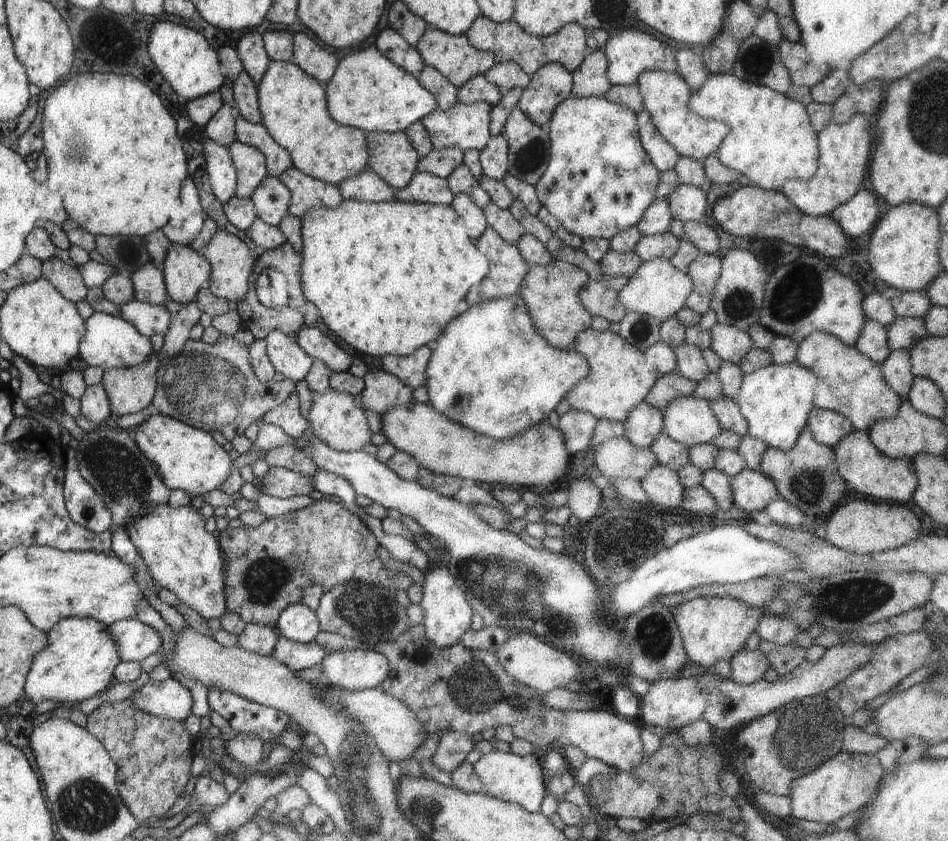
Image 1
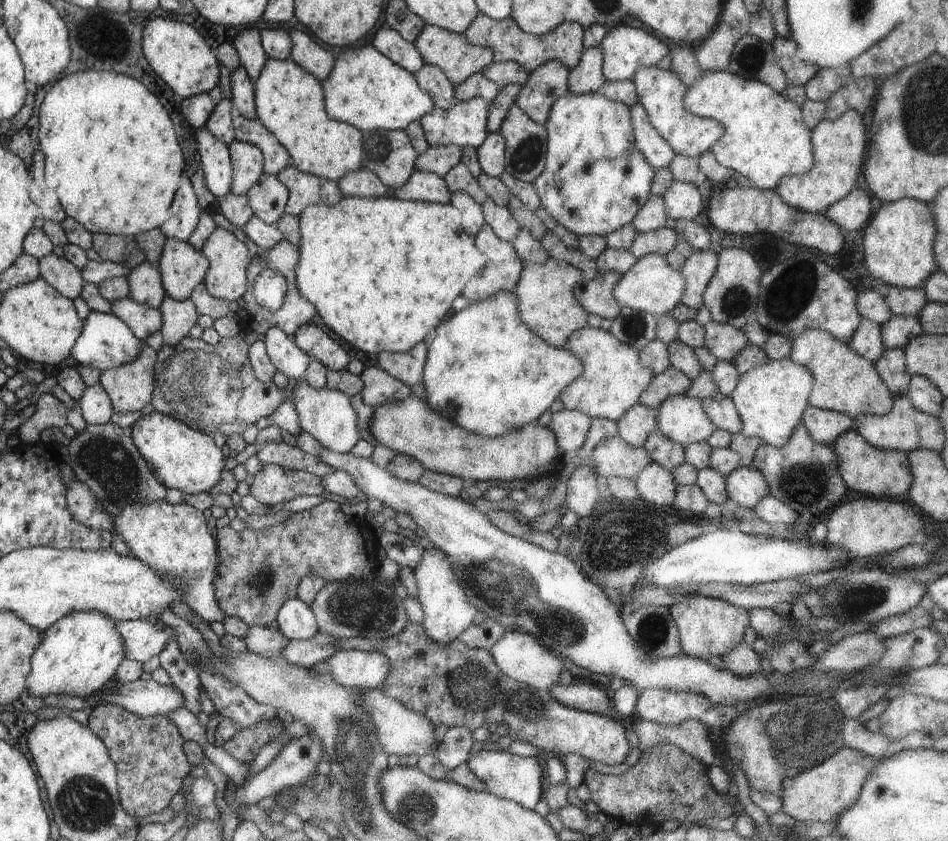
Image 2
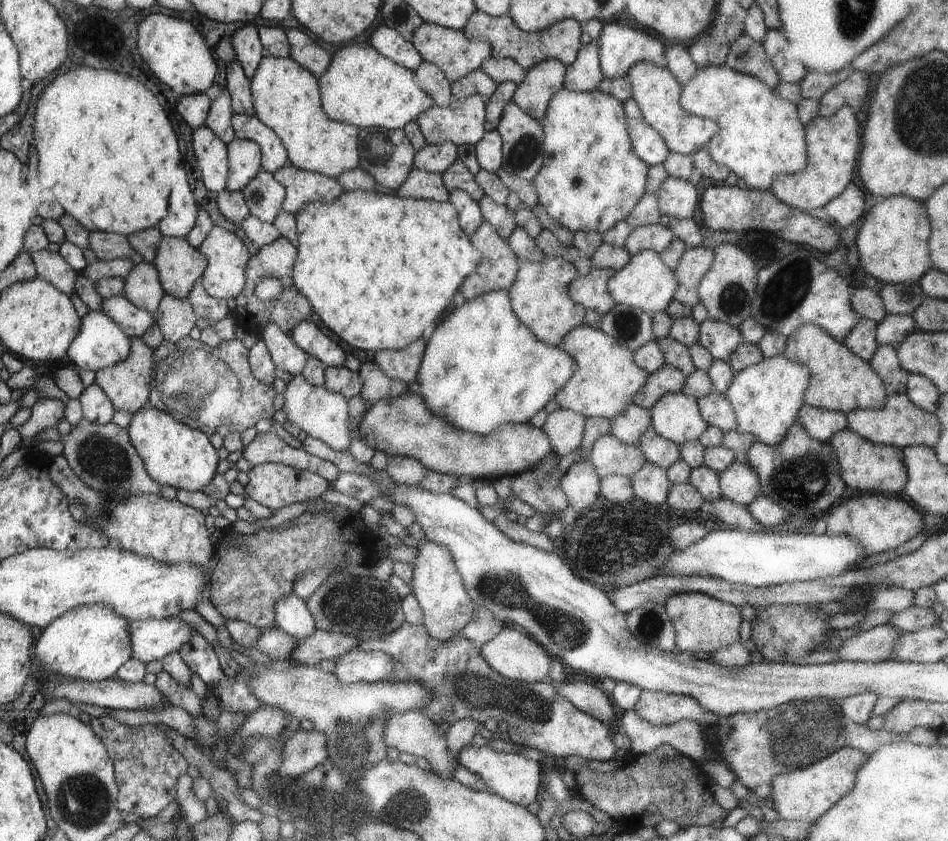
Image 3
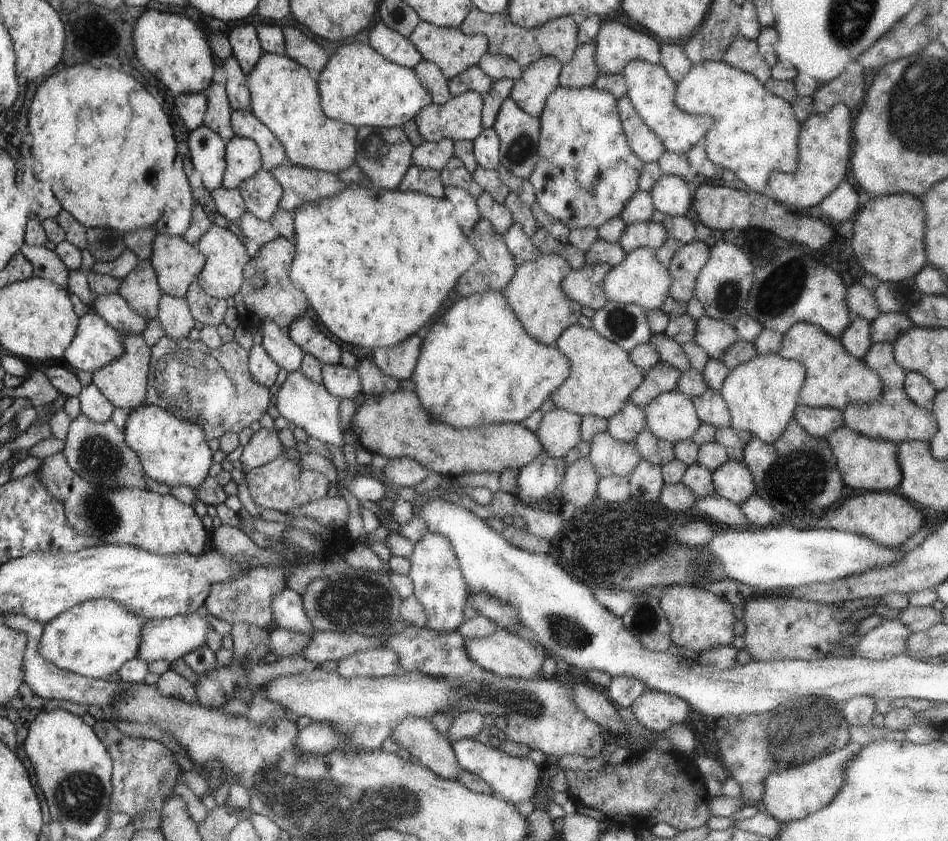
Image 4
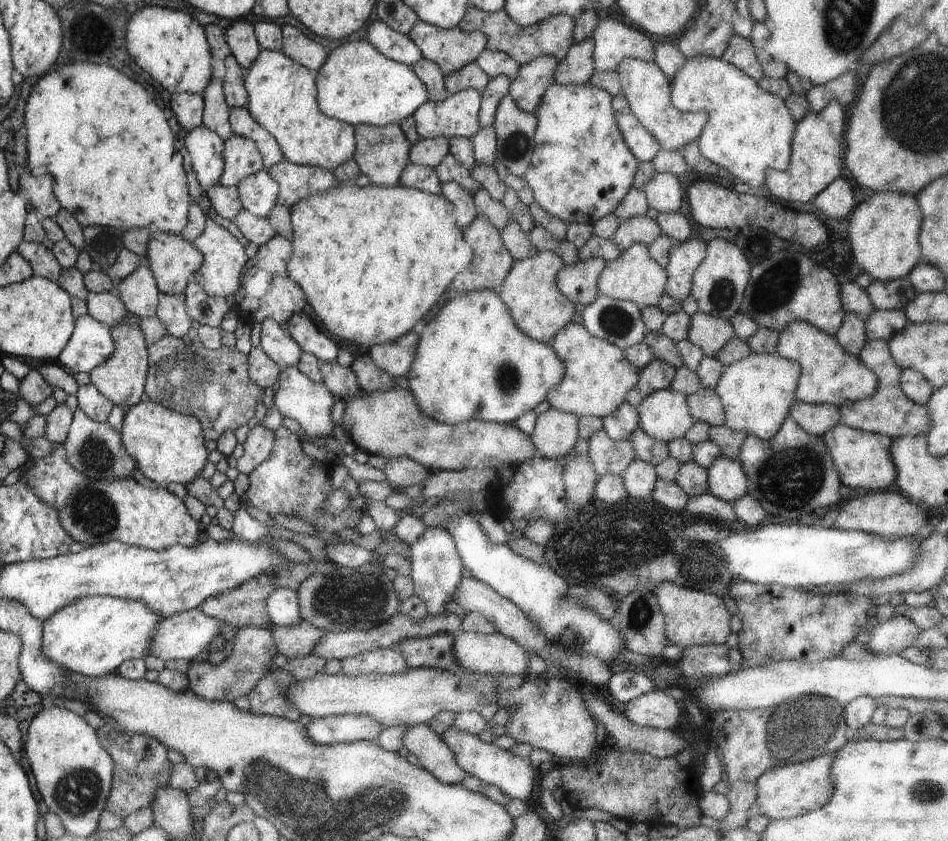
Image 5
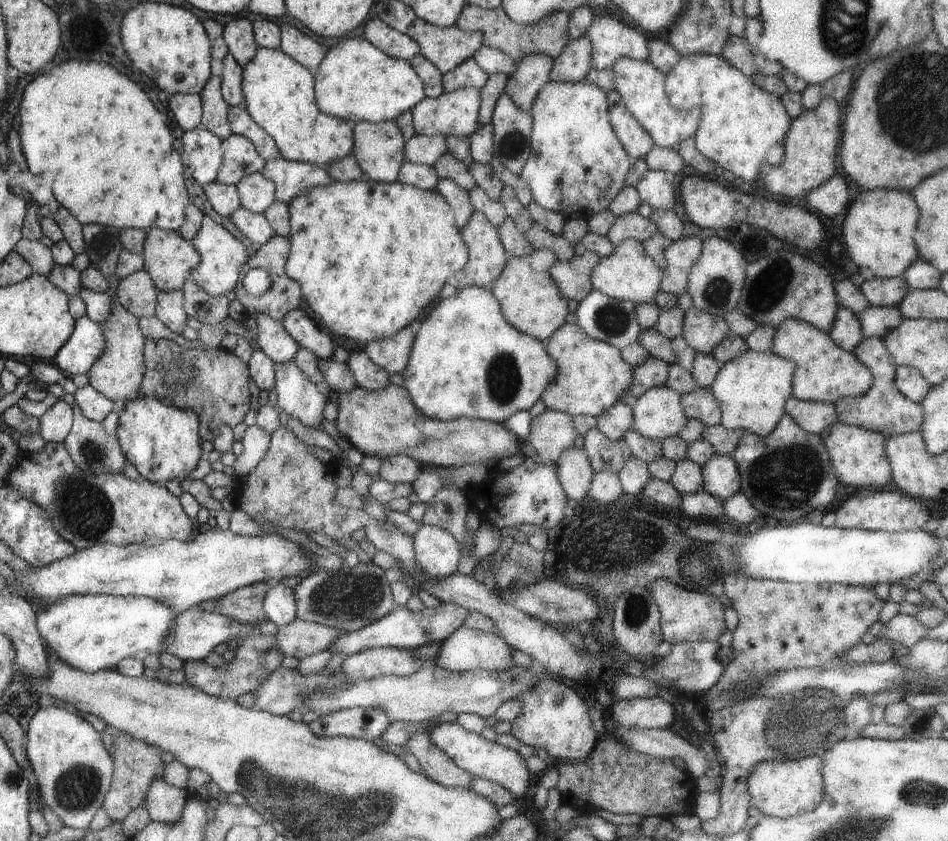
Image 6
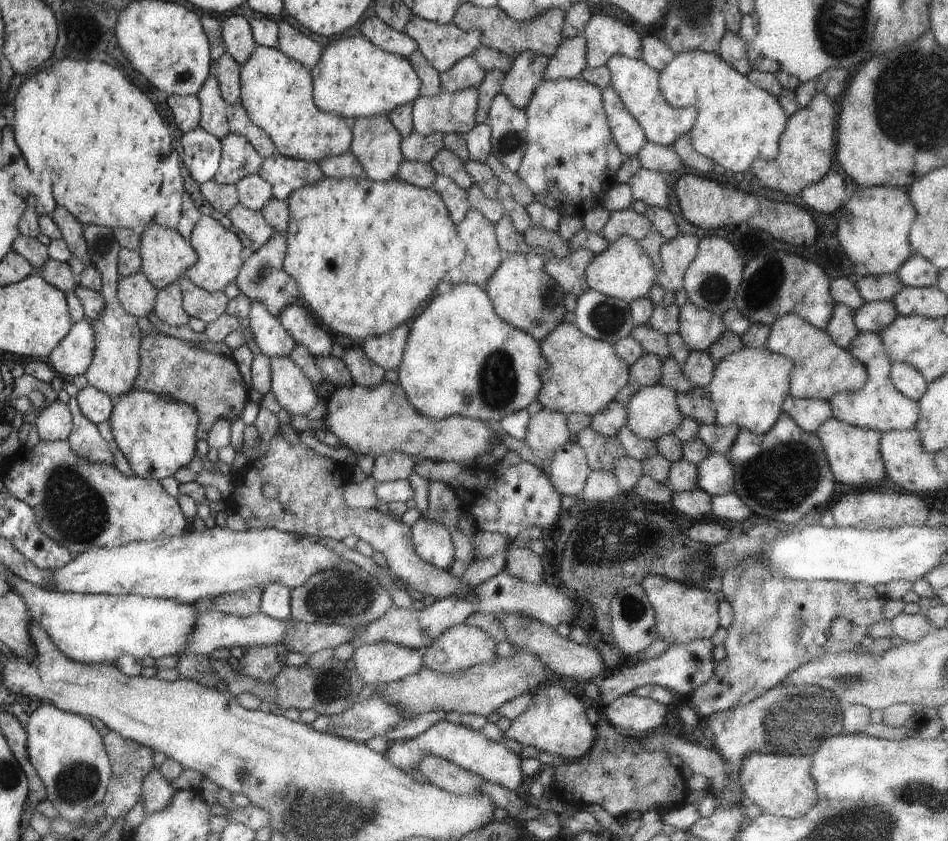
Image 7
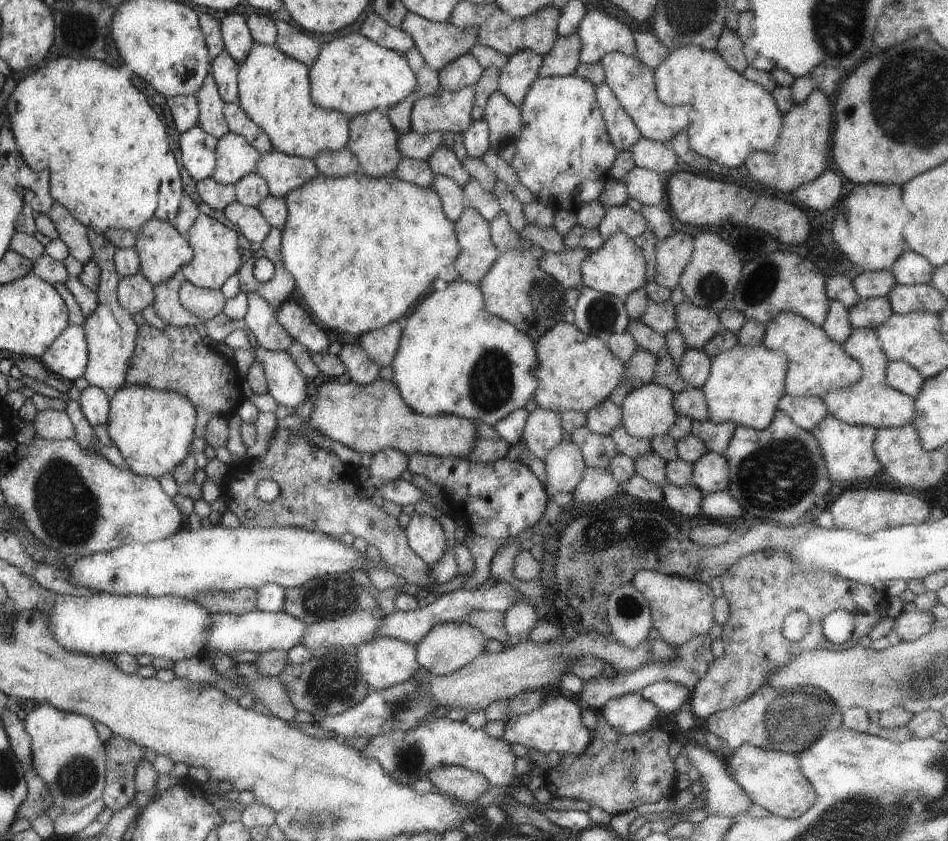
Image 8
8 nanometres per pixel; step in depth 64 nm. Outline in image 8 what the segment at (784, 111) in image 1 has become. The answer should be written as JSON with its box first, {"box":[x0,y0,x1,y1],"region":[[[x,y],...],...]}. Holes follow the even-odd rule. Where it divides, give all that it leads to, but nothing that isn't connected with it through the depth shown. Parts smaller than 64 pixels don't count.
{"box":[654,45,784,170],"region":[[[694,45],[680,47],[679,49],[670,51],[666,60],[660,64],[660,66],[657,66],[654,72],[656,72],[657,96],[663,102],[667,105],[682,105],[693,108],[692,119],[685,131],[688,135],[690,148],[695,150],[698,154],[701,154],[710,160],[714,160],[714,162],[718,162],[718,164],[722,164],[722,166],[729,166],[730,168],[738,166],[739,169],[743,170],[743,164],[746,162],[746,158],[749,158],[754,151],[772,152],[776,148],[781,134],[784,115],[780,112],[774,97],[766,88],[764,88],[764,86],[759,85],[756,81],[751,81],[744,75],[744,73],[739,73],[737,69],[734,69],[716,49],[703,49],[702,47]]]}

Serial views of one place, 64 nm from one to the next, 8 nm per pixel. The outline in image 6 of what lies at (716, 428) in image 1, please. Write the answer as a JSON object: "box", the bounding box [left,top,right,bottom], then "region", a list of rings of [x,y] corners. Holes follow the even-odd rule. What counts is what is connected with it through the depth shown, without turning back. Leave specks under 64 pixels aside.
{"box":[631,385,689,441],"region":[[[666,385],[652,387],[632,406],[634,421],[631,428],[644,438],[659,441],[680,434],[689,420],[682,408],[681,396]]]}

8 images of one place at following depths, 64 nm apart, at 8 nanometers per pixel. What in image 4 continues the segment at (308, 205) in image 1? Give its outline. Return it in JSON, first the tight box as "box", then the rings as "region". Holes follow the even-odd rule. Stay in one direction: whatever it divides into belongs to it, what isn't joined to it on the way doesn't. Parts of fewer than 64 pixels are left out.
{"box":[271,165,347,212],"region":[[[282,165],[271,173],[285,189],[280,207],[286,211],[294,212],[306,202],[336,196],[347,188],[337,174],[297,165]]]}

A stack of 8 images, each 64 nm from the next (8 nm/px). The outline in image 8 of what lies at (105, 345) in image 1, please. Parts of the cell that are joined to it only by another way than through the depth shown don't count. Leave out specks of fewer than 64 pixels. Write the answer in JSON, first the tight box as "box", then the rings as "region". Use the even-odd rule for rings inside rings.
{"box":[40,325,89,384],"region":[[[80,325],[69,326],[64,332],[50,344],[44,355],[40,355],[41,363],[56,378],[72,384],[78,379],[82,379],[85,374],[85,368],[89,362],[89,343],[85,337],[85,329]]]}

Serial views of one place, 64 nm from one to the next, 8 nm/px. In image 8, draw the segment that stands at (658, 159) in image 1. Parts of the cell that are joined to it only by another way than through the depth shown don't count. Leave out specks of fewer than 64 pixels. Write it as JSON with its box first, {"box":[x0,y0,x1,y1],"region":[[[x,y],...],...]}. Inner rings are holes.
{"box":[597,83,642,151],"region":[[[606,83],[598,86],[597,103],[602,104],[602,112],[606,112],[606,128],[610,128],[610,140],[618,144],[619,151],[630,150],[631,146],[642,134],[637,123],[623,108],[621,101]]]}

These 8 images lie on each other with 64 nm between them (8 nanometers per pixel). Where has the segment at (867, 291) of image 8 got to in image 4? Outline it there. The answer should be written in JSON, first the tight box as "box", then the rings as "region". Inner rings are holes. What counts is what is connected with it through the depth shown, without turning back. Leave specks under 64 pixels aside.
{"box":[873,280,922,313],"region":[[[903,280],[894,285],[889,282],[881,282],[873,293],[882,313],[906,313],[910,306],[918,304],[922,295],[914,284],[914,280]]]}

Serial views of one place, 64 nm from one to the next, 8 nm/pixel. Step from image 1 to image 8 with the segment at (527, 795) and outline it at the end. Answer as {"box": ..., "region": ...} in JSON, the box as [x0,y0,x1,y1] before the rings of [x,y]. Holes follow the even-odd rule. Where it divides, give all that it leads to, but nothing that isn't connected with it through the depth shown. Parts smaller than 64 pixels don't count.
{"box":[359,717,516,787],"region":[[[443,717],[422,723],[413,729],[396,729],[369,738],[367,746],[359,752],[378,763],[383,771],[399,785],[411,787],[416,780],[427,778],[430,769],[450,765],[482,773],[494,786],[511,786],[516,778],[516,756],[504,739],[488,736],[484,728],[476,729],[466,721]]]}

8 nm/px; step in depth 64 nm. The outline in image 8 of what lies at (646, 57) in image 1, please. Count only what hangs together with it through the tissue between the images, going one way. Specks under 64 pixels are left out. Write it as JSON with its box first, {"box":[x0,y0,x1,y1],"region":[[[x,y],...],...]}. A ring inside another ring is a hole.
{"box":[577,10,637,63],"region":[[[588,10],[578,25],[577,33],[581,37],[580,57],[582,63],[598,63],[605,54],[611,52],[621,52],[633,56],[637,48],[637,43],[632,38],[630,28],[626,24],[618,22],[616,18],[604,14],[602,10]]]}

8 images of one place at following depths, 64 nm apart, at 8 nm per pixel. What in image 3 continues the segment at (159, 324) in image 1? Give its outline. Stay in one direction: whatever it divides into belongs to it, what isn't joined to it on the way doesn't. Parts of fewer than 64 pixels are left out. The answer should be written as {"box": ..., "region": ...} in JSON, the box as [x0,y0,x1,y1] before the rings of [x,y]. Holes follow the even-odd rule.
{"box":[101,296,156,339],"region":[[[114,296],[104,300],[101,312],[114,318],[132,339],[142,339],[144,334],[156,325],[156,316],[152,312],[136,308],[126,296]]]}

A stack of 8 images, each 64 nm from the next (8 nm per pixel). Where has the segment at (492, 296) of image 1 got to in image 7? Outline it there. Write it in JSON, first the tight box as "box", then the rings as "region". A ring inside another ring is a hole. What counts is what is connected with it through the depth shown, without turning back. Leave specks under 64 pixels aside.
{"box":[444,208,507,288],"region":[[[471,208],[468,216],[457,224],[457,232],[468,250],[460,268],[450,270],[446,274],[444,282],[452,282],[452,284],[456,284],[456,282],[470,283],[485,288],[485,284],[489,282],[489,278],[495,274],[507,255],[507,252],[500,247],[500,242],[497,240],[496,226],[483,213]]]}

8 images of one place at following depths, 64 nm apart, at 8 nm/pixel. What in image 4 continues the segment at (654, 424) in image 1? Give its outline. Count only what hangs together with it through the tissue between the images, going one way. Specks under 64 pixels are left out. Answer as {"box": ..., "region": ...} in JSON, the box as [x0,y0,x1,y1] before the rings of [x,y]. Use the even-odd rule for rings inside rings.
{"box":[607,403,646,442],"region":[[[628,403],[616,416],[607,418],[608,434],[618,442],[633,442],[646,429],[646,414],[634,403]]]}

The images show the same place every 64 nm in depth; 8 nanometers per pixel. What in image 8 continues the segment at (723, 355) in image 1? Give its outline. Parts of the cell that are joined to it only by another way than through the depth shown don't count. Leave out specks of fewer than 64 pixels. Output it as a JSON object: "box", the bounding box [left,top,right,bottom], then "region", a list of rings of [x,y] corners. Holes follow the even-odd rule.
{"box":[675,300,721,349],"region":[[[684,300],[675,306],[677,316],[677,329],[682,333],[688,349],[702,349],[705,342],[721,330],[717,314],[710,309],[692,305]]]}

